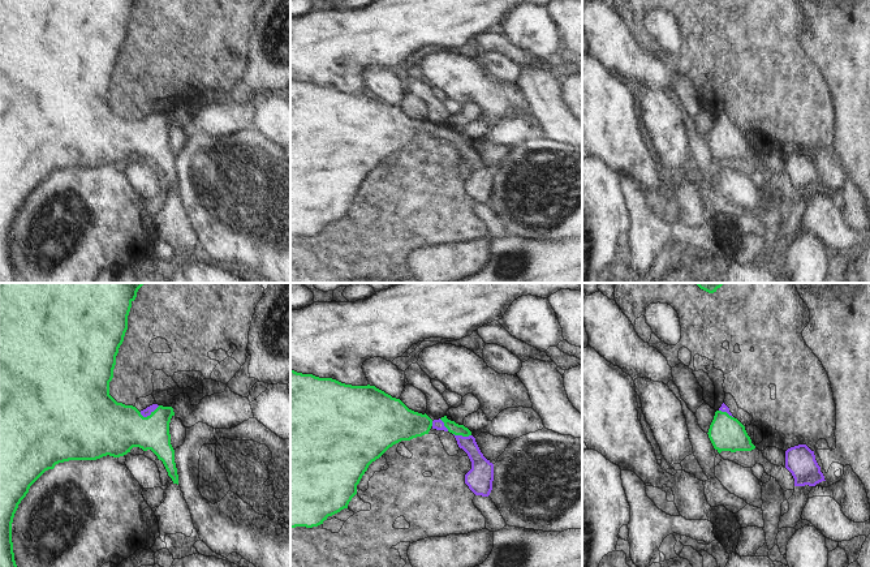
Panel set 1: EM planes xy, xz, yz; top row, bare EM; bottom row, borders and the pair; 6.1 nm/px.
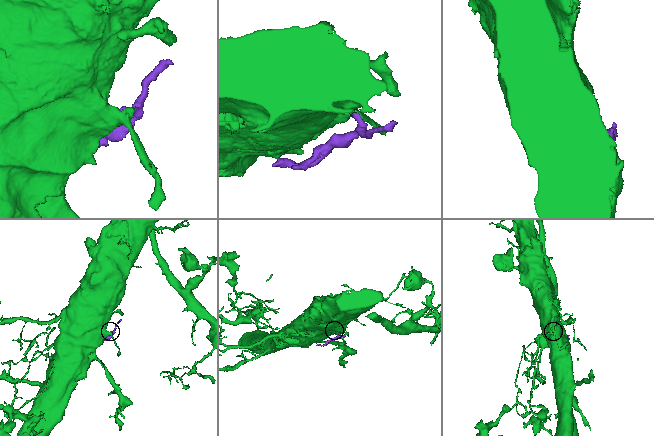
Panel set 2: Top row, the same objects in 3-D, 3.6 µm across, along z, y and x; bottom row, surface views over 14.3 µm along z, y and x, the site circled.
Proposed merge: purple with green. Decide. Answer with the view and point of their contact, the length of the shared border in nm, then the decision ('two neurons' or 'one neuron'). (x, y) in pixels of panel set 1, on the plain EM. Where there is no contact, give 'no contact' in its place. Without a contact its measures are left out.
contact xy (149, 123); length 140 nm; one neuron

